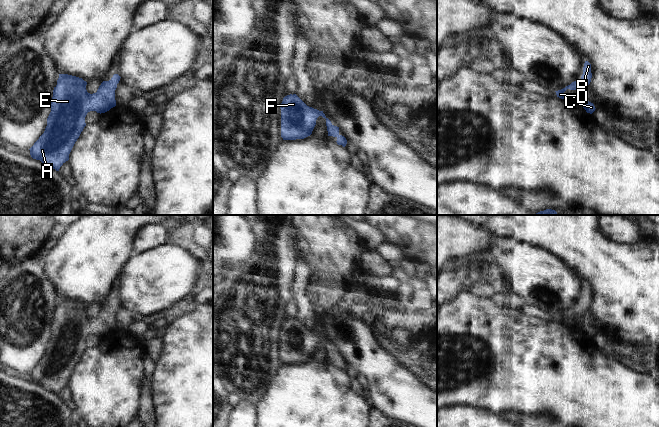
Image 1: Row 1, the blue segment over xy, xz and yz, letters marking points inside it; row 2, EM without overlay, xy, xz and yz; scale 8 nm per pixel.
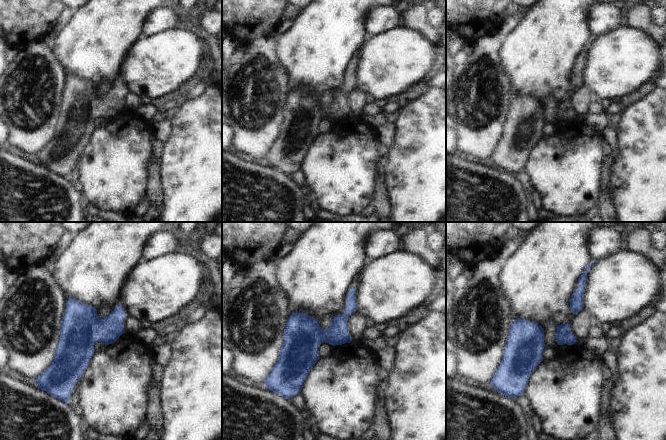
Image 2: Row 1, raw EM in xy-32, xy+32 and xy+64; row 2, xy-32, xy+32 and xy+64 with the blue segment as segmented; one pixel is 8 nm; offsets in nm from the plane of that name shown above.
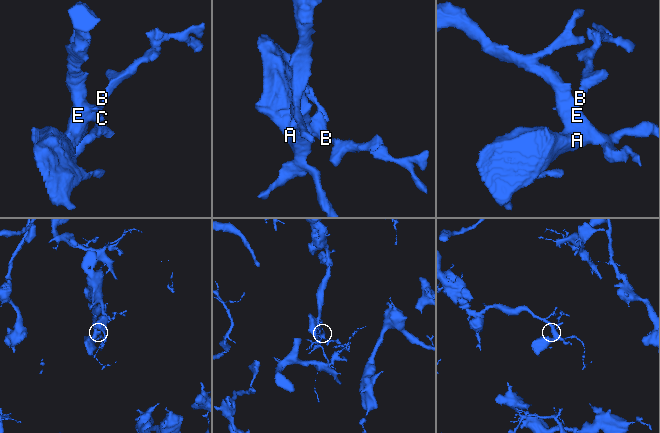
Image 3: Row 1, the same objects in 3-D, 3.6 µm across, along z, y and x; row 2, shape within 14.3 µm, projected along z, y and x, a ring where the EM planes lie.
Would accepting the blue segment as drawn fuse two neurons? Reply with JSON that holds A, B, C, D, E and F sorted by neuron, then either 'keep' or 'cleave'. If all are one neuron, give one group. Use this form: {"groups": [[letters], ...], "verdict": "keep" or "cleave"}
{"groups": [["A", "B", "C", "D", "E", "F"]], "verdict": "keep"}

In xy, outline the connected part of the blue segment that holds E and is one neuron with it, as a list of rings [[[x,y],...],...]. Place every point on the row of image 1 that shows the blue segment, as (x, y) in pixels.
[[[59,74],[57,85],[53,90],[51,112],[47,118],[44,133],[29,149],[33,159],[40,160],[50,168],[59,171],[60,167],[69,160],[69,154],[86,126],[85,117],[88,112],[105,113],[116,106],[115,90],[120,76],[114,74],[109,81],[103,81],[96,93],[90,94],[86,90],[87,82],[82,78]]]

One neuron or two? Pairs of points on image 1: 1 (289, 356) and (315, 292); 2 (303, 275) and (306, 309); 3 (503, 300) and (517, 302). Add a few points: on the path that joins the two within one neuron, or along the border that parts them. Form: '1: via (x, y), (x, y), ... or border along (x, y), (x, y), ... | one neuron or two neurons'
1: via (306, 343), (318, 332), (318, 309) | one neuron
2: via (301, 283), (302, 301) | one neuron
3: via (506, 300), (514, 301) | one neuron

